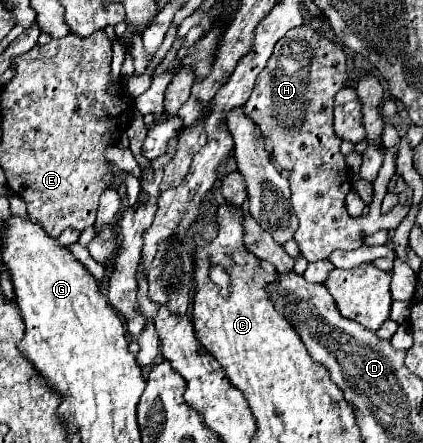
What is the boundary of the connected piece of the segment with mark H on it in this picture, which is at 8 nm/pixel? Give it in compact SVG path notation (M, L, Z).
M301 25L291 31L283 39L277 41L271 59L267 61L265 69L259 73L255 89L247 99L243 111L249 115L259 127L265 137L265 147L269 147L271 157L275 159L281 169L287 169L289 185L291 185L291 207L299 219L299 227L295 231L295 241L301 249L301 255L307 261L319 261L329 257L335 249L359 249L363 237L373 235L381 229L393 231L401 219L407 215L405 207L395 207L385 217L379 213L377 203L373 203L371 213L367 217L351 217L345 209L345 195L351 191L349 173L345 167L345 157L339 153L341 139L333 131L333 97L339 89L343 89L343 81L347 79L345 67L345 53L341 45L331 41L325 35L319 35L311 25Z

